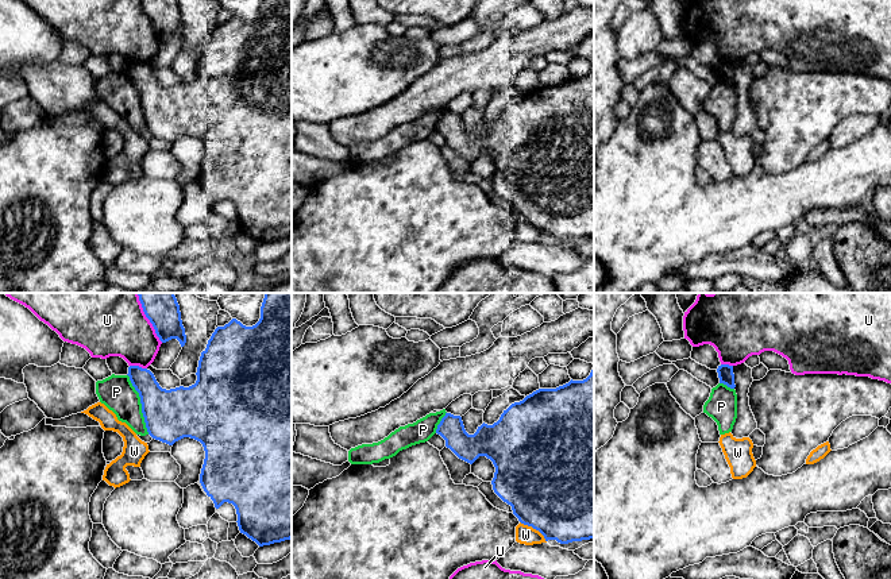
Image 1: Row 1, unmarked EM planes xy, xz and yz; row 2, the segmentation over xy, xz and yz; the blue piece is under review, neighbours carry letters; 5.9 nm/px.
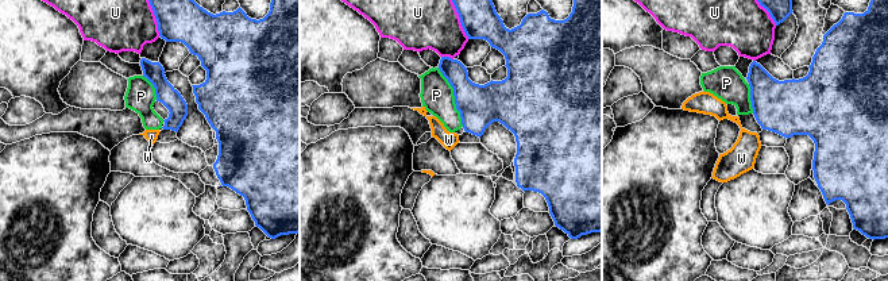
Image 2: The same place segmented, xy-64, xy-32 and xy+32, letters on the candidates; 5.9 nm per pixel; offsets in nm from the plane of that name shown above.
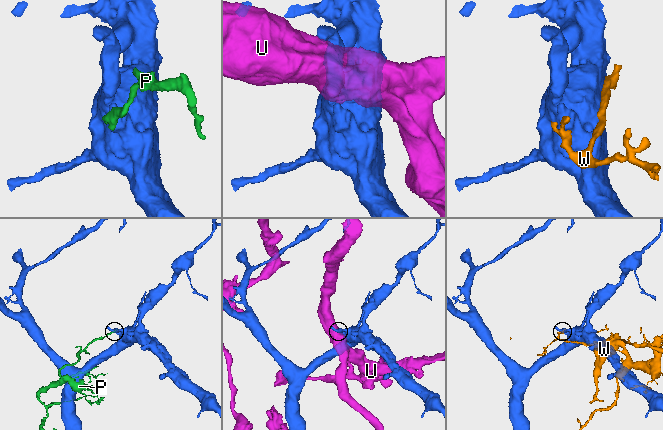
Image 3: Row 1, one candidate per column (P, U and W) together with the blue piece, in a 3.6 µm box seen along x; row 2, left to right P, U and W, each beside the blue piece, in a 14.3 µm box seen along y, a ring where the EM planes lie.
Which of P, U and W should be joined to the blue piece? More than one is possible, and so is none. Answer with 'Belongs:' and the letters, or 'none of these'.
Belongs: P

